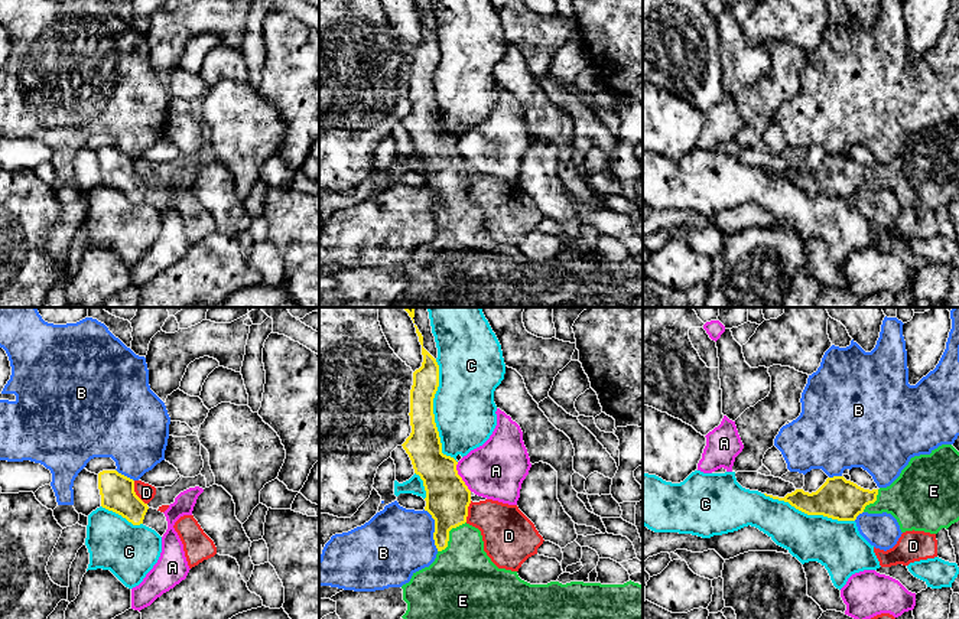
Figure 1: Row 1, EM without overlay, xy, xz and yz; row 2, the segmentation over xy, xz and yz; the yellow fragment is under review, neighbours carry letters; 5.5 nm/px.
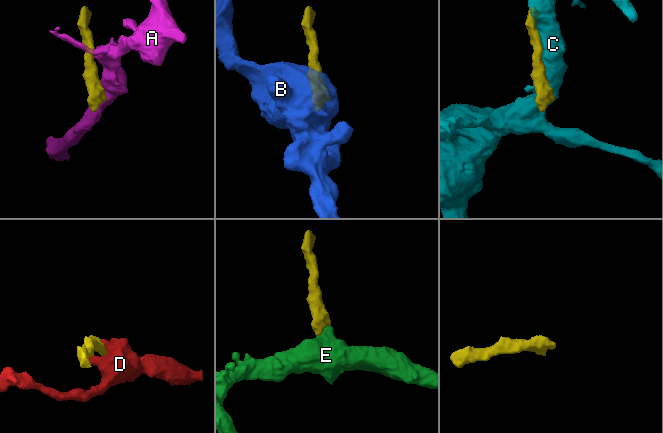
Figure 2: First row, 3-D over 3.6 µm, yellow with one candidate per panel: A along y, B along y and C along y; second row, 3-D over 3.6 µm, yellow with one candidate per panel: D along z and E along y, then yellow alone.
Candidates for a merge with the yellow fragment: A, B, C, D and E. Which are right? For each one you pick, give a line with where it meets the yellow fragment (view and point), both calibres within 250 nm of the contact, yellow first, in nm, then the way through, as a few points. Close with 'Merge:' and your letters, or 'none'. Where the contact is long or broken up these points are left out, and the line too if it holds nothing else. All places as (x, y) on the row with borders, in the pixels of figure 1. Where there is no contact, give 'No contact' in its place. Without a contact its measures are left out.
E: Touches yellow at xz (448, 536). Thickness 240 nm (yellow) against 380 nm. Path across: xz (448, 498), (448, 536), (460, 547), (462, 577)
Merge: E

